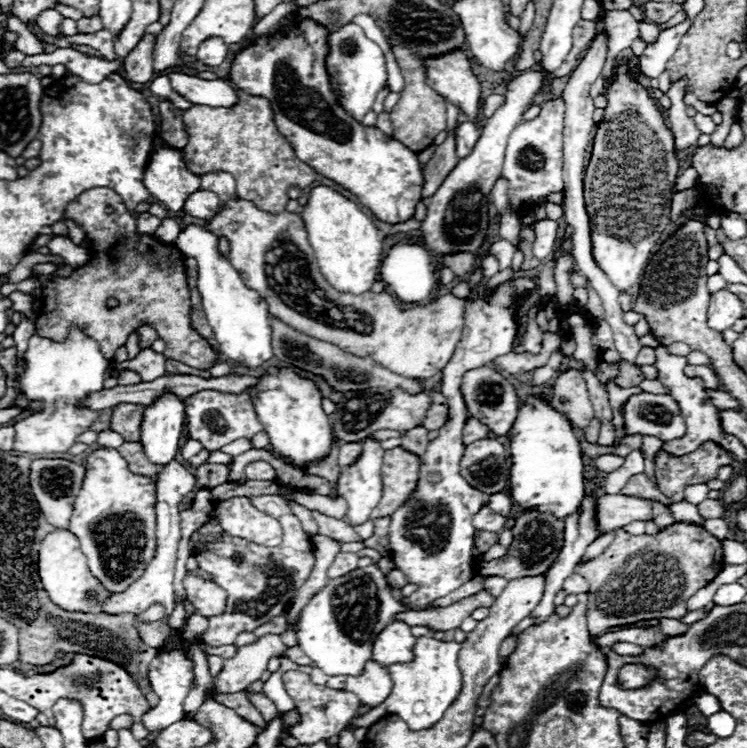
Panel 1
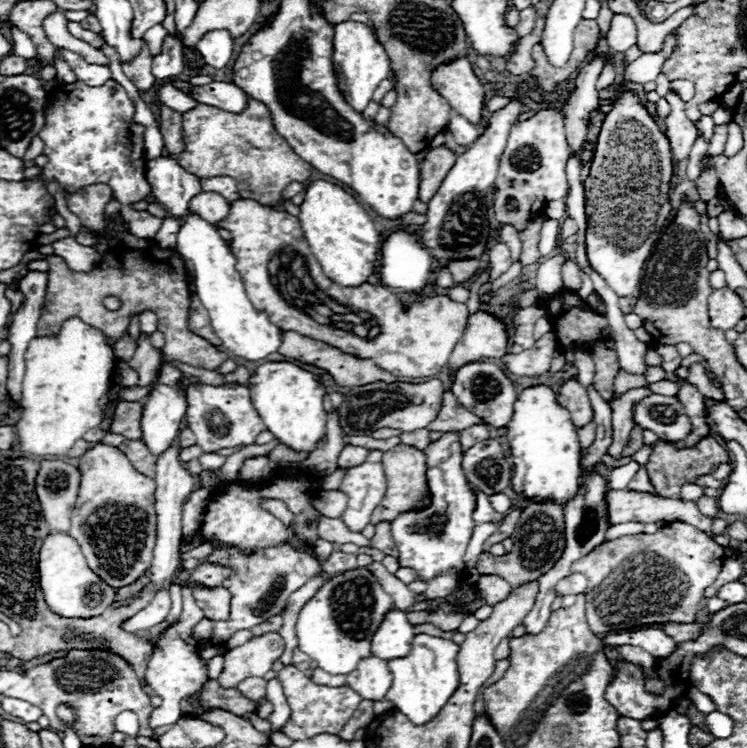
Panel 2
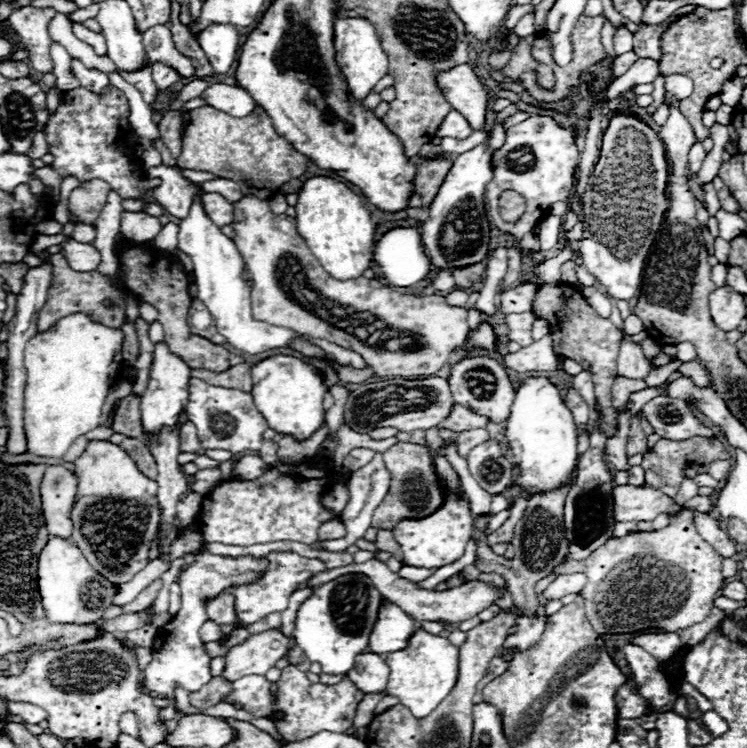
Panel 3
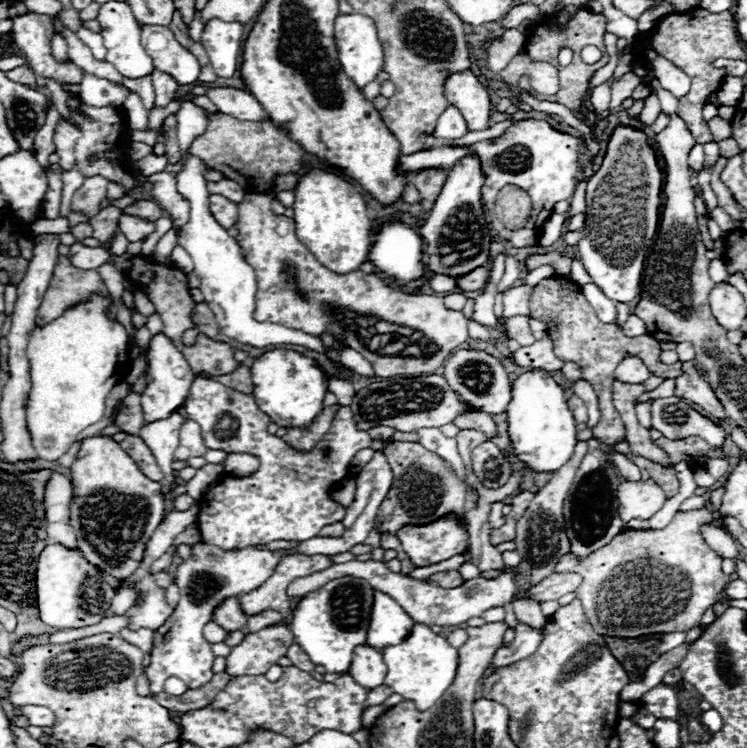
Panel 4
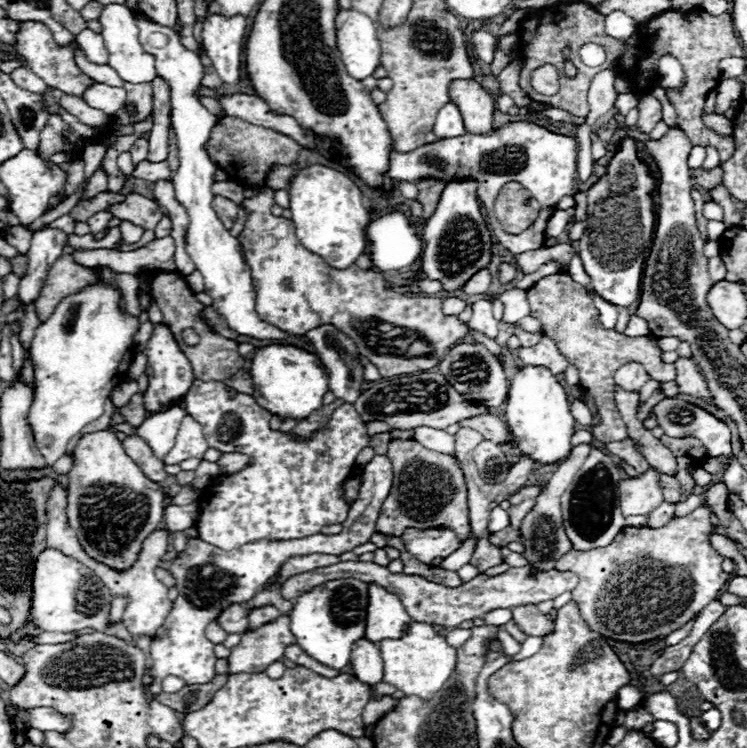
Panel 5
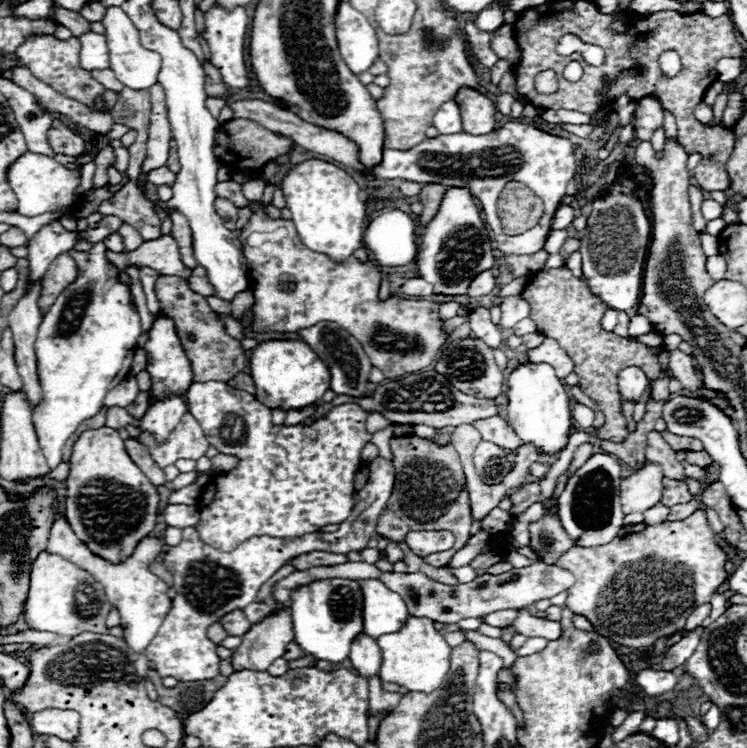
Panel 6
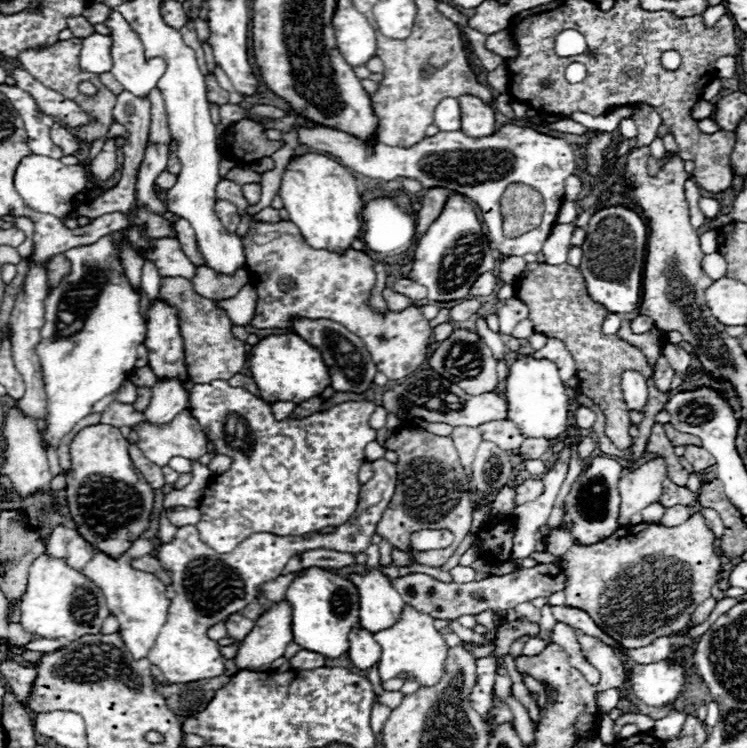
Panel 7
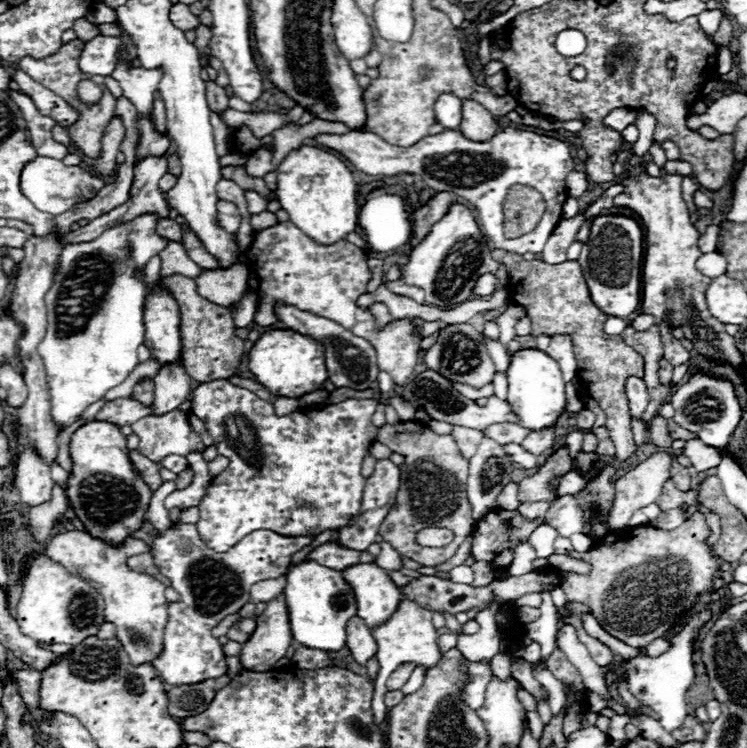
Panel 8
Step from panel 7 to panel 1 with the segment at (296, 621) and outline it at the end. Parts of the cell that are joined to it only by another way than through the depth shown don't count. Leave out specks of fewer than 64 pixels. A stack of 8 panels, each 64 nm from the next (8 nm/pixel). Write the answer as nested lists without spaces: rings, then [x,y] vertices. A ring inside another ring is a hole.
[[[370,564],[366,568],[358,568],[348,572],[346,576],[340,576],[336,580],[328,580],[328,584],[304,606],[300,612],[300,618],[296,622],[296,634],[298,634],[298,646],[304,650],[304,654],[314,662],[316,668],[320,668],[328,676],[358,676],[364,670],[366,660],[372,658],[372,640],[380,634],[380,628],[392,620],[394,614],[408,610],[408,606],[402,606],[398,600],[392,598],[386,586],[386,578],[380,572],[378,564]]]

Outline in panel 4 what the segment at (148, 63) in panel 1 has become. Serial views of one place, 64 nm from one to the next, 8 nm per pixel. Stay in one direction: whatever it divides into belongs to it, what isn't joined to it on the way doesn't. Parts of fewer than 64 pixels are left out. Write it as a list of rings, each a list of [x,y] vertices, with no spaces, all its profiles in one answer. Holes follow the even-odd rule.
[[[146,76],[144,80],[128,80],[128,78],[123,78],[123,85],[136,92],[144,104],[146,110],[152,110],[154,108],[154,86],[152,86],[152,80],[150,76]]]

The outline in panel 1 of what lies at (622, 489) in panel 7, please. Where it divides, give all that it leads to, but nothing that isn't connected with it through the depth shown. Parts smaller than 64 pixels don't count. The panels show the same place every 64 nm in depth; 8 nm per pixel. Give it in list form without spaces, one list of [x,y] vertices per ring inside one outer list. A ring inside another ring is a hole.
[[[604,494],[598,500],[598,524],[600,534],[622,528],[634,520],[652,520],[652,502],[626,494]],[[686,500],[672,502],[668,508],[676,522],[686,522],[686,524],[696,524],[696,526],[704,526],[704,522],[706,522],[706,518],[702,518],[698,514],[698,508]]]

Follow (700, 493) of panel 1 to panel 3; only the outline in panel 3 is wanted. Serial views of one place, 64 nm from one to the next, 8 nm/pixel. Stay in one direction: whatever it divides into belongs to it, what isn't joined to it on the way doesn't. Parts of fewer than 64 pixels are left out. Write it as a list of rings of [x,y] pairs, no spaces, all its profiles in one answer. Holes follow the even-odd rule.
[[[684,476],[684,480],[682,480],[682,486],[680,486],[680,490],[678,490],[678,494],[672,498],[676,504],[684,504],[686,500],[690,500],[690,498],[694,498],[698,494],[698,486],[694,484],[694,480],[692,478],[688,478],[688,476]]]

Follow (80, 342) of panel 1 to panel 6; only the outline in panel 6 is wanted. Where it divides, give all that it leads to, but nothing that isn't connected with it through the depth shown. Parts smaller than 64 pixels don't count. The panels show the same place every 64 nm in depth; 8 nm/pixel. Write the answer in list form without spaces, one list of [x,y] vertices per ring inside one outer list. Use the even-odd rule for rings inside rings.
[[[104,242],[84,252],[68,252],[76,262],[78,276],[56,296],[48,316],[44,316],[38,328],[38,340],[34,344],[44,400],[34,408],[32,422],[52,470],[60,464],[62,446],[68,436],[76,432],[80,422],[98,414],[106,392],[130,374],[136,344],[142,334],[130,288],[120,282],[120,270],[104,258],[106,252]]]

